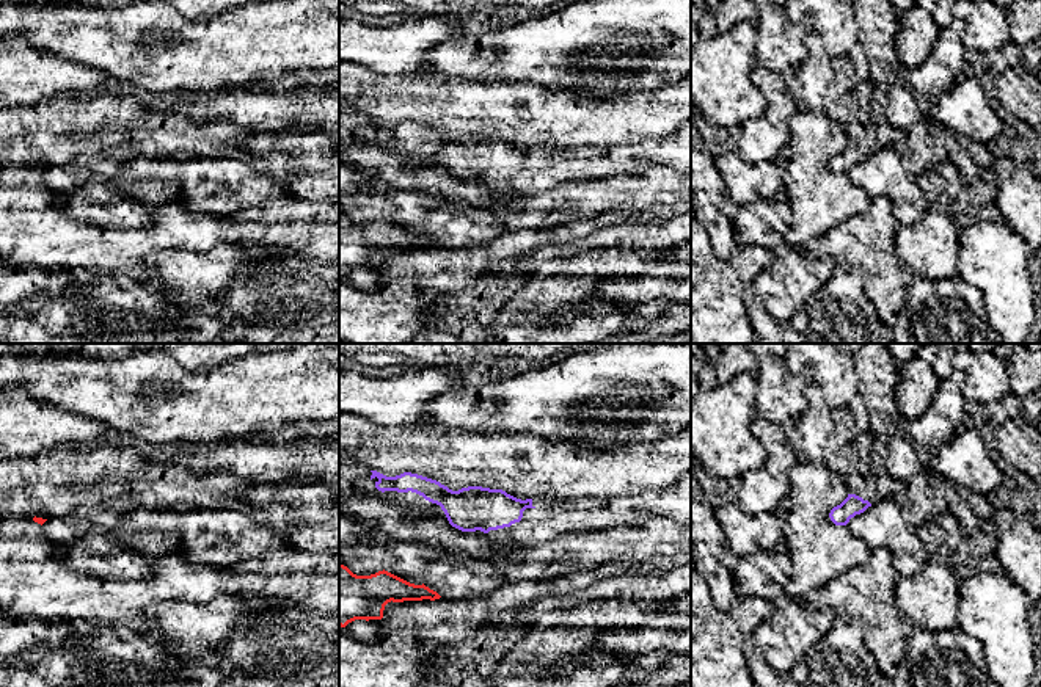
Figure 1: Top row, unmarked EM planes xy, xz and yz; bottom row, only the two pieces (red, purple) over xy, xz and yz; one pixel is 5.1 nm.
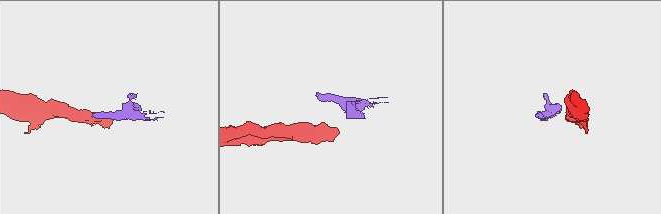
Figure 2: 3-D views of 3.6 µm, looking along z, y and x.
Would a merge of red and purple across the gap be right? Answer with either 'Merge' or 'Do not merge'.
Do not merge

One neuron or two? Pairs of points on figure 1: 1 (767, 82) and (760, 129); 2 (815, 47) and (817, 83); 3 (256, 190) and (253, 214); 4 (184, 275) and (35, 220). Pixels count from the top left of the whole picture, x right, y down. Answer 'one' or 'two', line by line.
1: one
2: one
3: two
4: two

